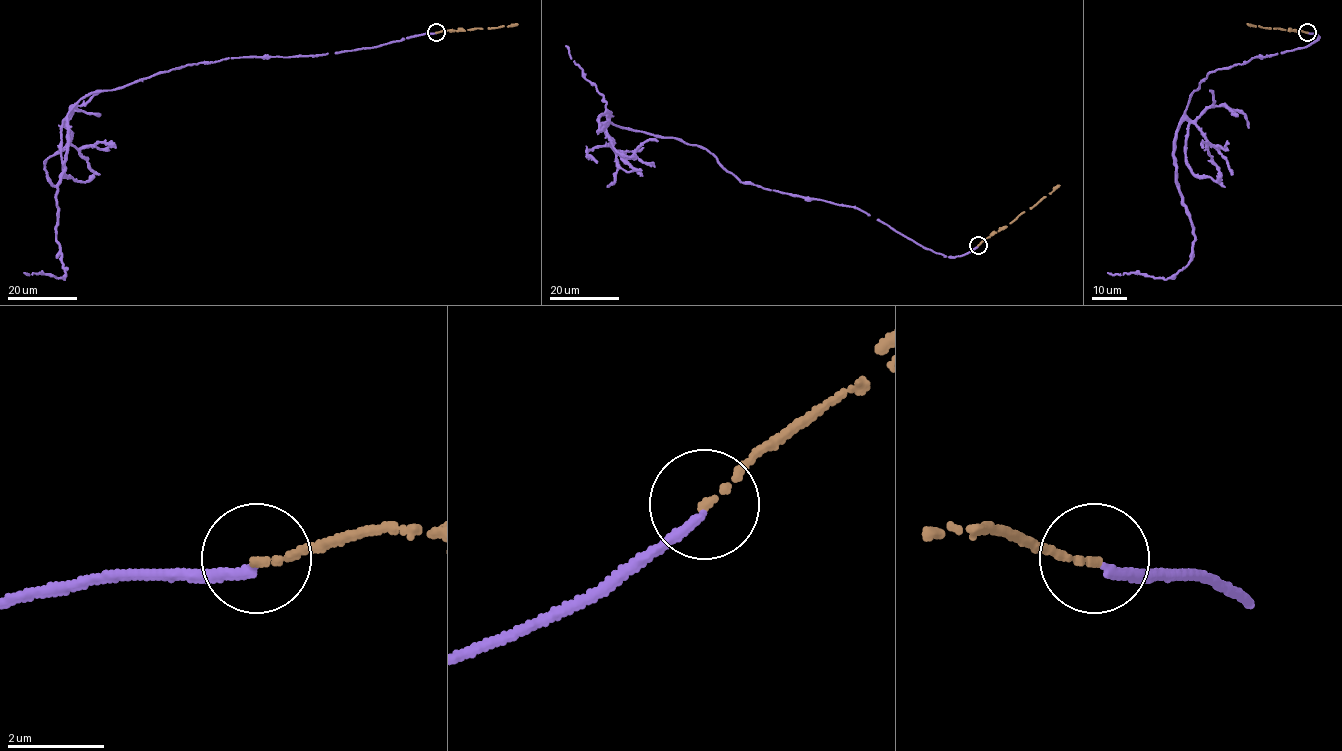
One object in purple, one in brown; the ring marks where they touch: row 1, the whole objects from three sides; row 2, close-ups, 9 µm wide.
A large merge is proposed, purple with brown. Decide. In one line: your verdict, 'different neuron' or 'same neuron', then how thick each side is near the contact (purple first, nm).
different neuron; 190 nm thick on the purple side, 140 nm on the other

